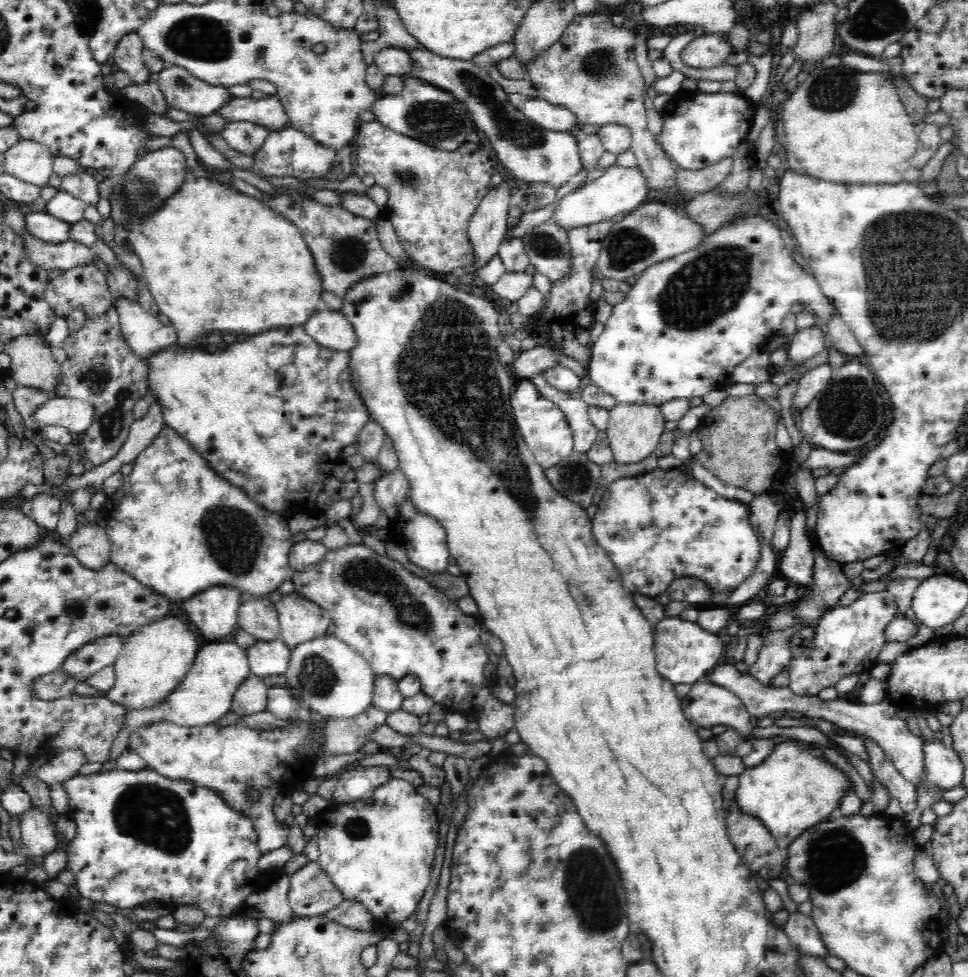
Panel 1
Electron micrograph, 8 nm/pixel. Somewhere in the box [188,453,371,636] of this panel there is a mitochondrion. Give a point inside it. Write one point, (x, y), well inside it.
(232, 538)

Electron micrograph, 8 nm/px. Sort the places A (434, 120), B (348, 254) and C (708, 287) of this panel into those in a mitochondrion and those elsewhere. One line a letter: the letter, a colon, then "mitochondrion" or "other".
A: mitochondrion
B: mitochondrion
C: mitochondrion

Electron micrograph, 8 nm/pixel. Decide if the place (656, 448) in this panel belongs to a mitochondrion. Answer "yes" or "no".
no

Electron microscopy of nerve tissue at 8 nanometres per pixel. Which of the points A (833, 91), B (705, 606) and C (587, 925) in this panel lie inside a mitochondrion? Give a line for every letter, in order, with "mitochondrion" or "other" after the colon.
A: mitochondrion
B: other
C: mitochondrion

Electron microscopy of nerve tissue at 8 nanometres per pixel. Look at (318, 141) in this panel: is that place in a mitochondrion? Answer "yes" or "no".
no

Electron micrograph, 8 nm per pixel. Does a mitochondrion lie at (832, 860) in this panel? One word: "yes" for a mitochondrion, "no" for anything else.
yes

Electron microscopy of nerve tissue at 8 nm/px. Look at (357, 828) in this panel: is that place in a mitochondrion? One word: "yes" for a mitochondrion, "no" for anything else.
yes

